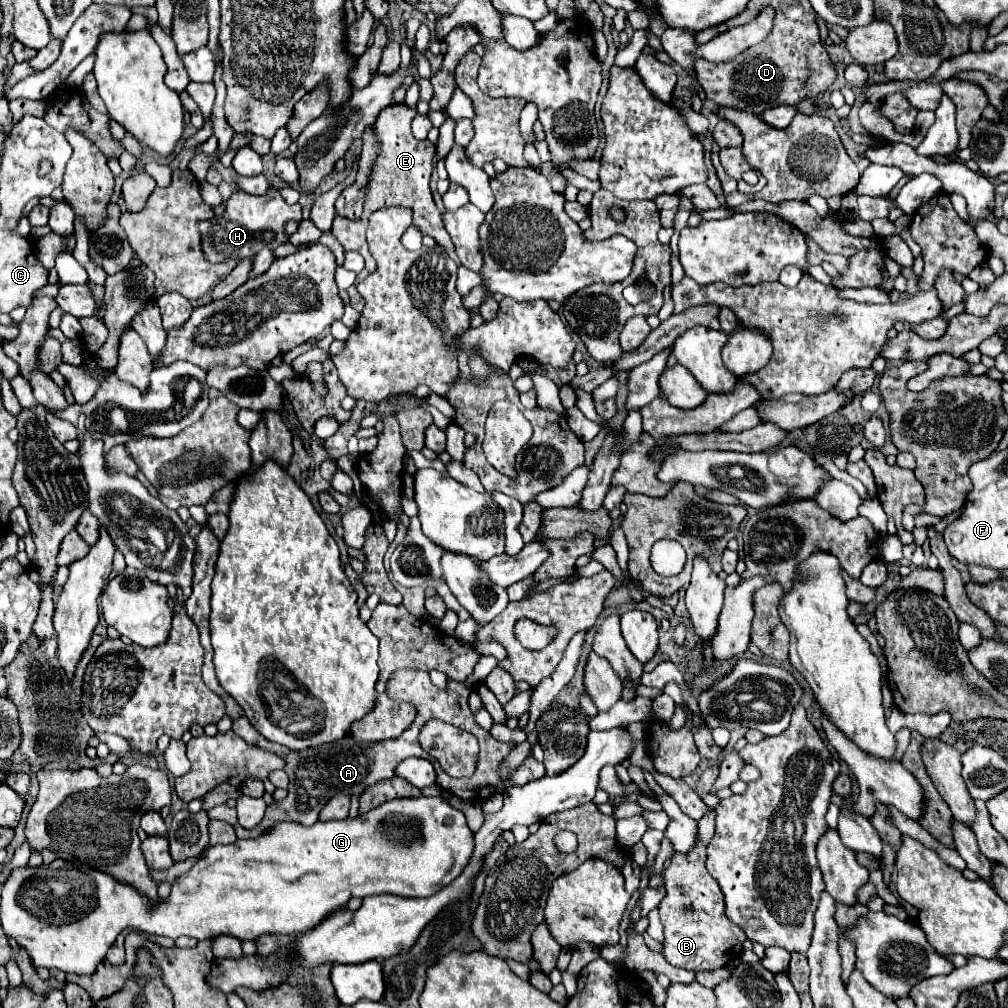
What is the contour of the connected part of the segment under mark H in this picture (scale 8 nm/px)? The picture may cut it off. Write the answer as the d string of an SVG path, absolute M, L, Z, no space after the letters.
M269 189L261 197L235 191L221 215L199 223L203 251L211 263L221 263L227 259L237 259L237 261L251 259L263 247L275 249L289 241L289 235L285 233L287 221L301 223L301 207L297 203L295 205L285 203L285 199L279 195L277 189Z

